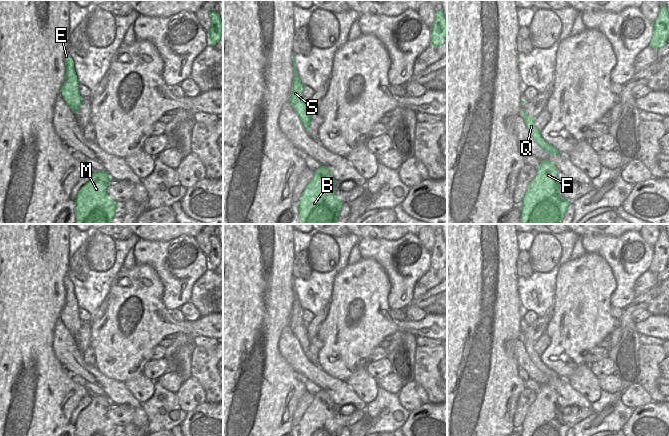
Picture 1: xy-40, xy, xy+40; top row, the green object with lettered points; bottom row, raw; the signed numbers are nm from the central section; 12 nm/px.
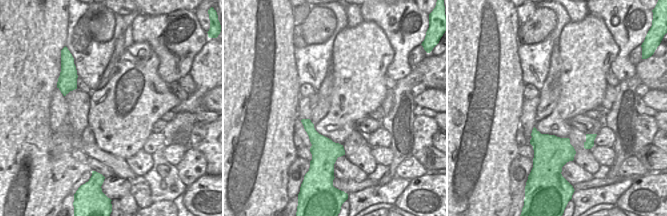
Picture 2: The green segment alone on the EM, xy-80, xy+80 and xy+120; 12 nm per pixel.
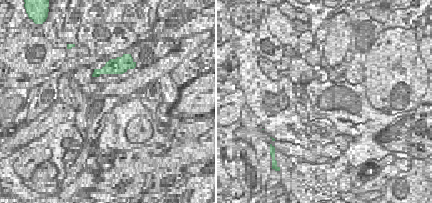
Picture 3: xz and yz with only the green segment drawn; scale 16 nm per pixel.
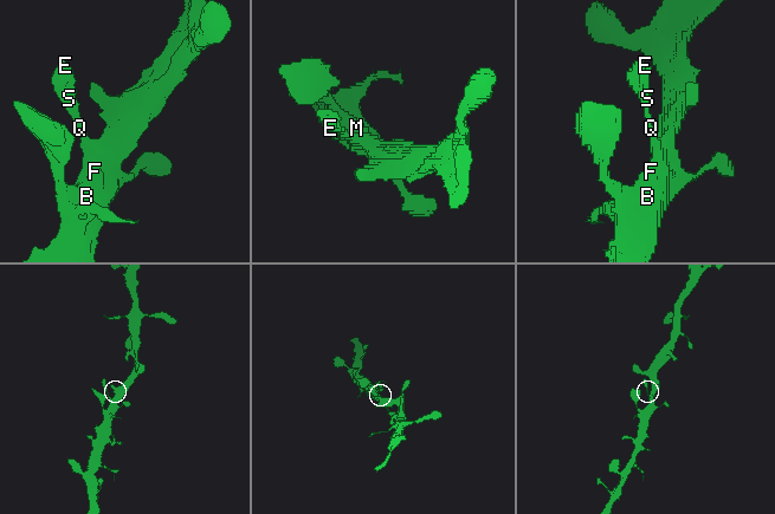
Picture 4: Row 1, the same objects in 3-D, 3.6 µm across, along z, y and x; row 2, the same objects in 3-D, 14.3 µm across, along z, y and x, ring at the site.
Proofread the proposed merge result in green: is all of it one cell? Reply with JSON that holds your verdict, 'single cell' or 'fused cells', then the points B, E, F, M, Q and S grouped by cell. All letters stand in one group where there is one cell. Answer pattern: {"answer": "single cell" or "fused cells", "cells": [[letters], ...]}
{"answer": "single cell", "cells": [["B", "E", "F", "M", "Q", "S"]]}

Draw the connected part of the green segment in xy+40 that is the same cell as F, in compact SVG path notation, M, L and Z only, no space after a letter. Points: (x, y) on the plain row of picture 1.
M549 384L540 385L536 400L526 412L525 419L520 428L521 436L566 436L570 426L558 418L558 400L555 388Z

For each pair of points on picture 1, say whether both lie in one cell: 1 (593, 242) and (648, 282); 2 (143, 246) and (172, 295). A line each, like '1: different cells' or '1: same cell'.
1: different cells
2: same cell

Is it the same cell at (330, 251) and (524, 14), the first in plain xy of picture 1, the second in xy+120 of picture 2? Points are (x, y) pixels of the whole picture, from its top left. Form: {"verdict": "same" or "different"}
{"verdict": "different"}

